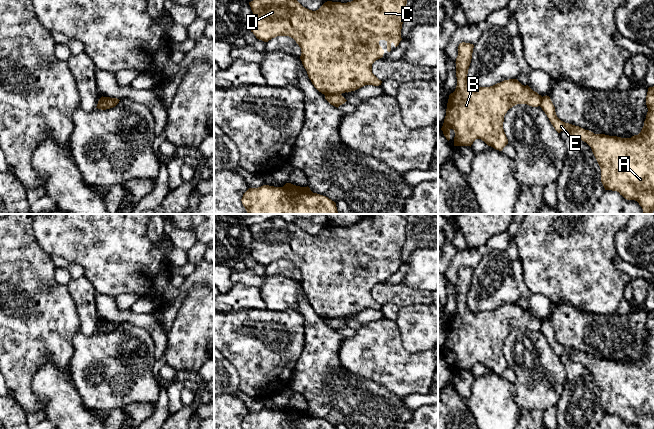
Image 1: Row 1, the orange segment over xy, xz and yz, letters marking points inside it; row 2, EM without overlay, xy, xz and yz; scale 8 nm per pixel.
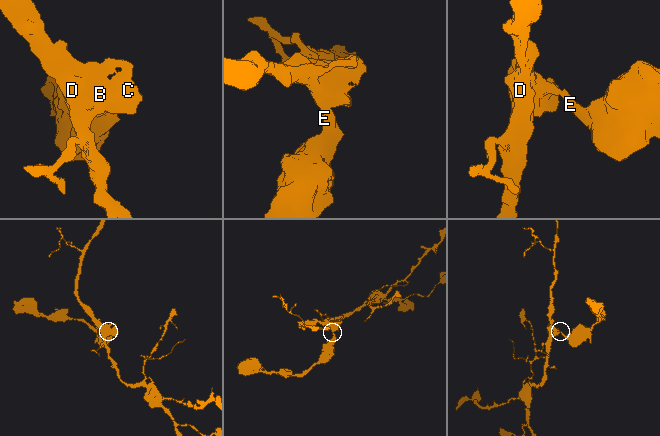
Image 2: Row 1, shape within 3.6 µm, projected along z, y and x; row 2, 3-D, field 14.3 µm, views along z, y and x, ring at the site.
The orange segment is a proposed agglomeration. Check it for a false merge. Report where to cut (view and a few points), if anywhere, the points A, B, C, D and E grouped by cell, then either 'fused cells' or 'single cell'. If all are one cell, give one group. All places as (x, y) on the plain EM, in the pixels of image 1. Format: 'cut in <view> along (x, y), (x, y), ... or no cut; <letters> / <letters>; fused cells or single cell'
cut in xz along (340, 317), (327, 317), (325, 319); A E / B C D; fused cells

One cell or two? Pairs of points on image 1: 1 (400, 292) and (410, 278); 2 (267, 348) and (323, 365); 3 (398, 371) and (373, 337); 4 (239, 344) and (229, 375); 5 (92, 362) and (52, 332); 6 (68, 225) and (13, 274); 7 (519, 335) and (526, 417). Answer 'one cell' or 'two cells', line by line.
1: two cells
2: two cells
3: one cell
4: two cells
5: two cells
6: two cells
7: two cells

